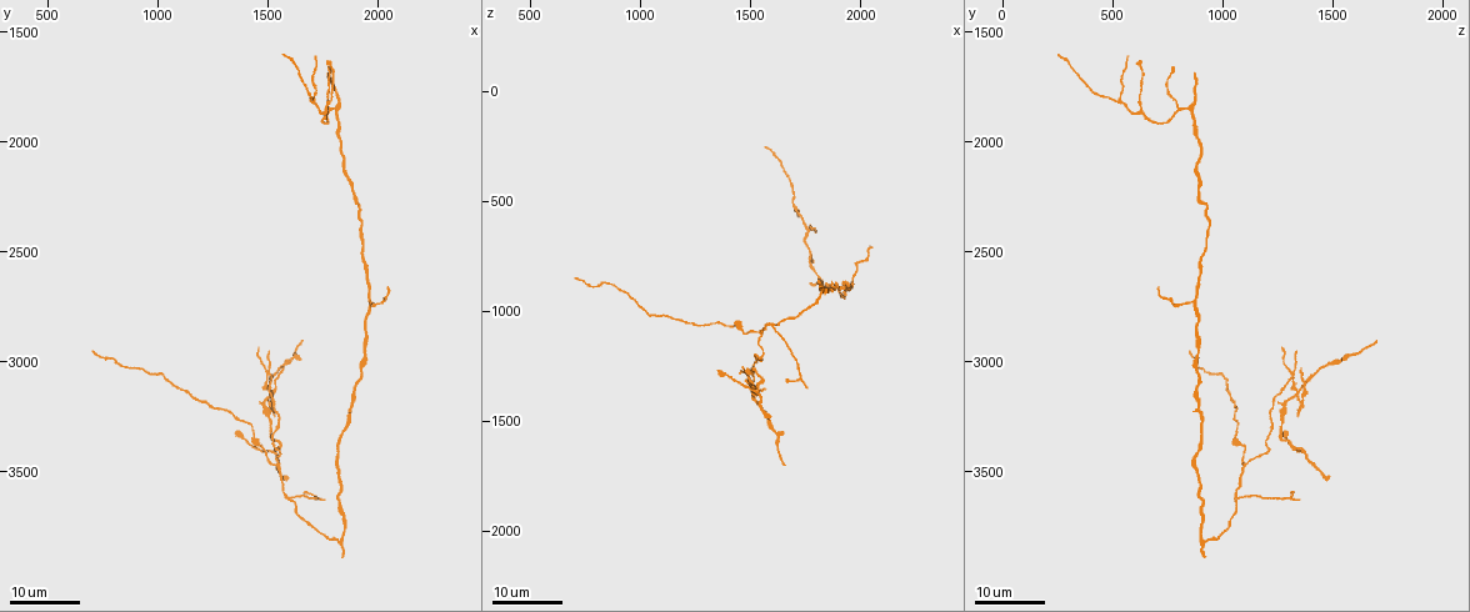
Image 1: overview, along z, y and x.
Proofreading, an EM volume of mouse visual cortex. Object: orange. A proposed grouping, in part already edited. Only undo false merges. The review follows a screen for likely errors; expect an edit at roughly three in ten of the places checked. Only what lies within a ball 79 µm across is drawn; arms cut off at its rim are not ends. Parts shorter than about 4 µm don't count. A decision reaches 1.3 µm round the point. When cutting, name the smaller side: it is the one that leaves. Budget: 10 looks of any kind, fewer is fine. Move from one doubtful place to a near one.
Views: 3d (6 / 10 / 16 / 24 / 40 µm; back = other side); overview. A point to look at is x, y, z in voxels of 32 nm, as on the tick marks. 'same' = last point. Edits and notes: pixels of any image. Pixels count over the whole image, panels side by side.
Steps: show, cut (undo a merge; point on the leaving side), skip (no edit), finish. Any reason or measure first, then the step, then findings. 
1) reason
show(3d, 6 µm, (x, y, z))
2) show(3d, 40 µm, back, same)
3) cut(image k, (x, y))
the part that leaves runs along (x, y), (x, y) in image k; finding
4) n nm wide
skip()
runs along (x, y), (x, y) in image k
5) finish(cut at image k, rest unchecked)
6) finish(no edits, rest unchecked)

four-way junction
show(3d, 16 µm, (1500, 3070, 1320))

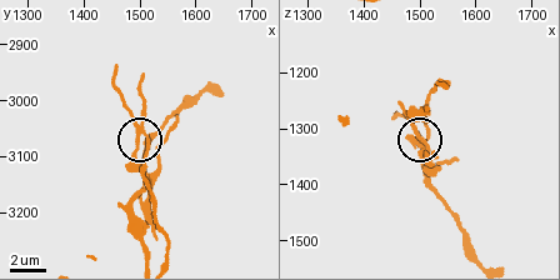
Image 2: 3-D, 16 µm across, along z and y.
show(3d, 6 µm, same)

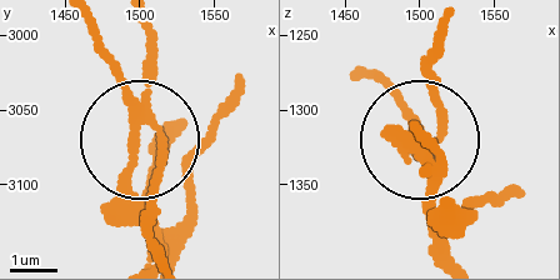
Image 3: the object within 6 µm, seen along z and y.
4 arms
cut(image 3, (113, 74))
a second neuron is stuck on

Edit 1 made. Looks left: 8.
show(overview)

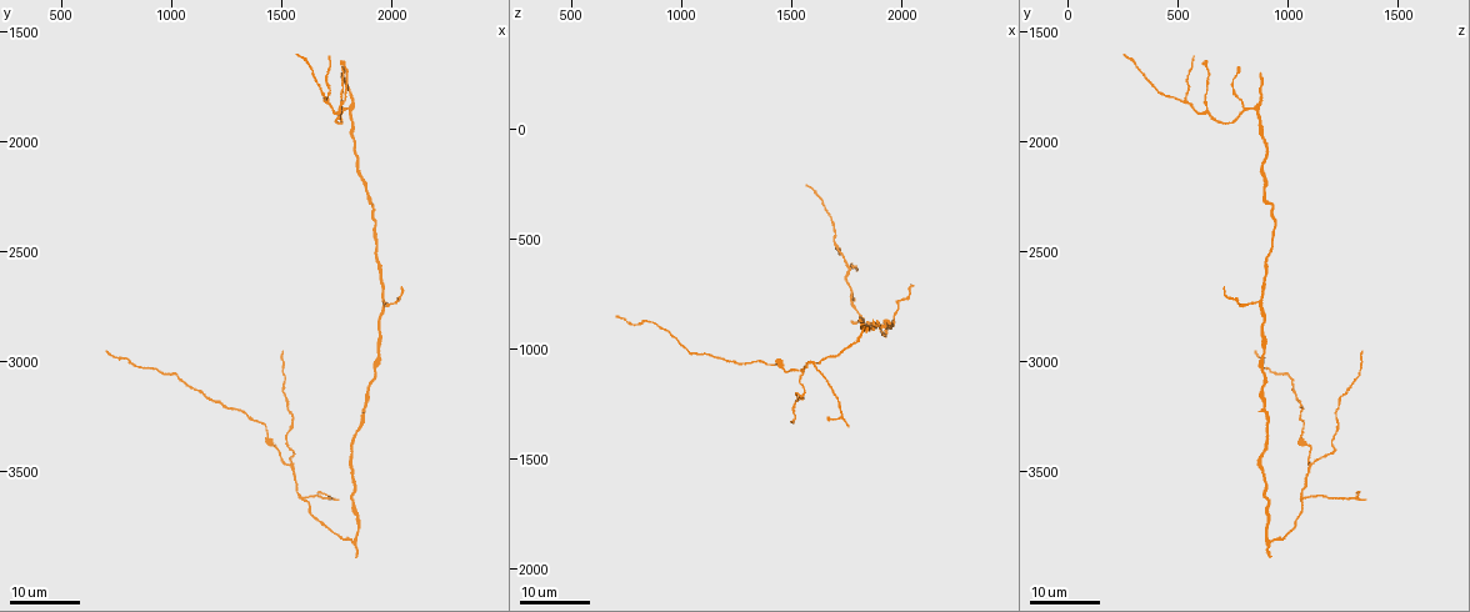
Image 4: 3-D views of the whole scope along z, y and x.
a fork
show(3d, 24 µm, (1610, 3630, 1060))

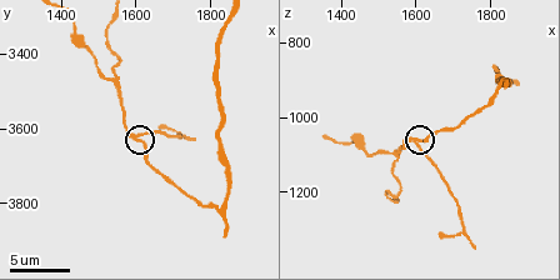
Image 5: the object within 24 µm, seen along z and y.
show(3d, 10 µm, (1610, 3620, 1070))

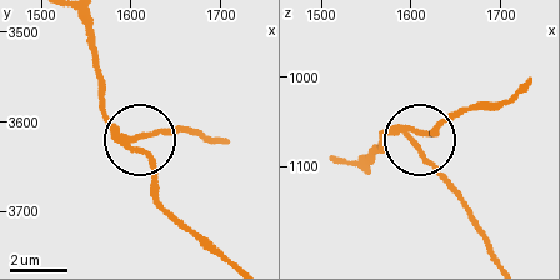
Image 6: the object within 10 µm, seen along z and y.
3 arms
cut(image 6, (154, 134))
the part that leaves runs along (126, 140), (194, 133), (220, 140) in image 6; a second neuron is stuck on

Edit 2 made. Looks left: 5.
show(overview)

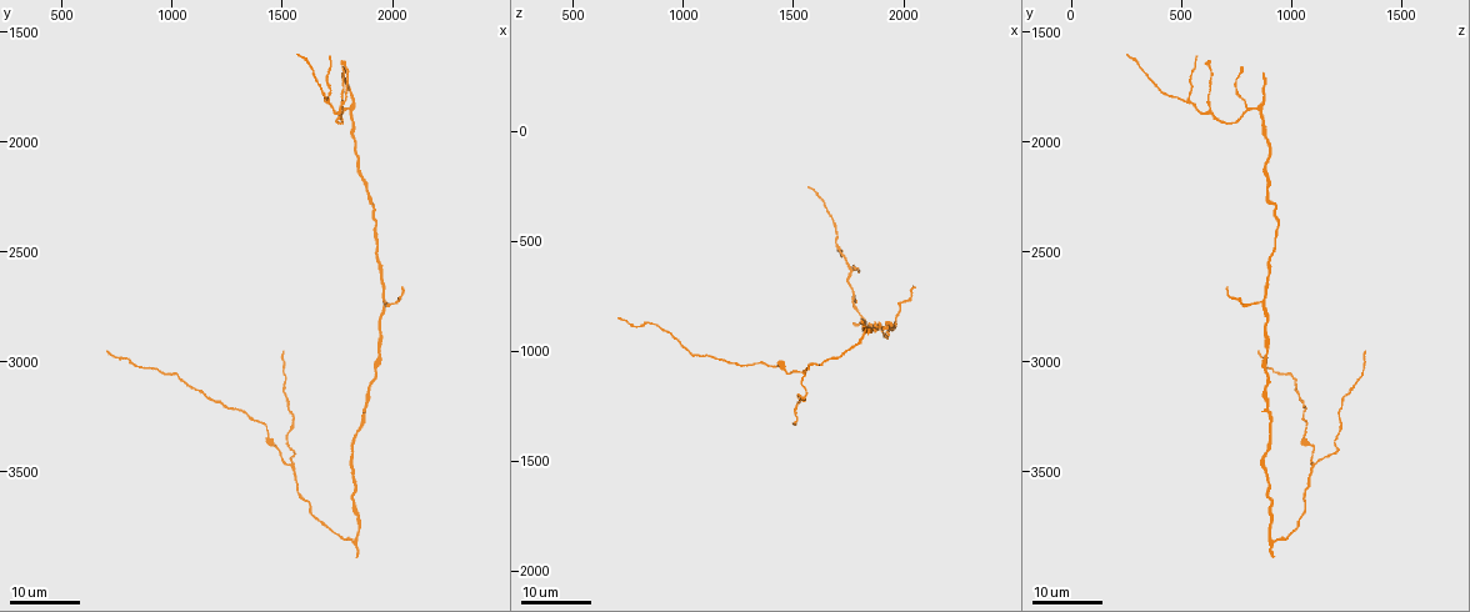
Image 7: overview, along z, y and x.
a fork
show(3d, 24 µm, (1560, 3470, 1100))

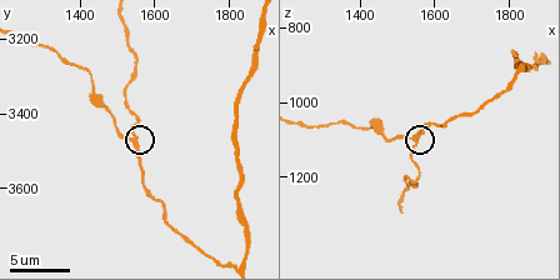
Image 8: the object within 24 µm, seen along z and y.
show(3d, 6 µm, (1550, 3470, 1100))

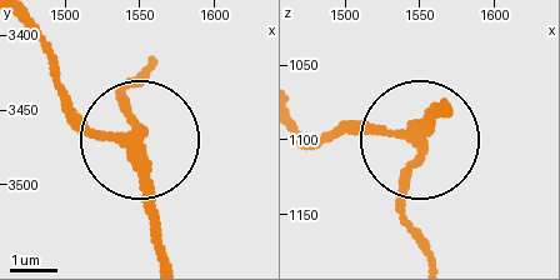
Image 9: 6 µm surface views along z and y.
3 arms
skip()
runs along (160, 256), (125, 80) in image 9; all the same neuron

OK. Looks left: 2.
finish(cut at image 3, cut at image 6, rest unchecked)

